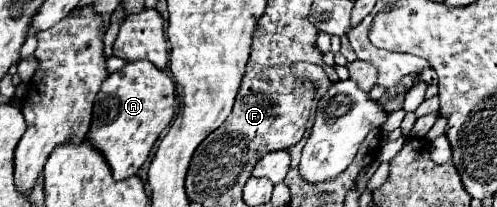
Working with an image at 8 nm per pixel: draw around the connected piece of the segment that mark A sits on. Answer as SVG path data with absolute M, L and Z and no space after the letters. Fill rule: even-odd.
M150 61L126 63L122 71L108 75L94 101L92 125L88 129L88 141L102 153L110 165L112 177L122 181L138 173L148 159L156 139L174 119L176 95L172 79L156 69Z

